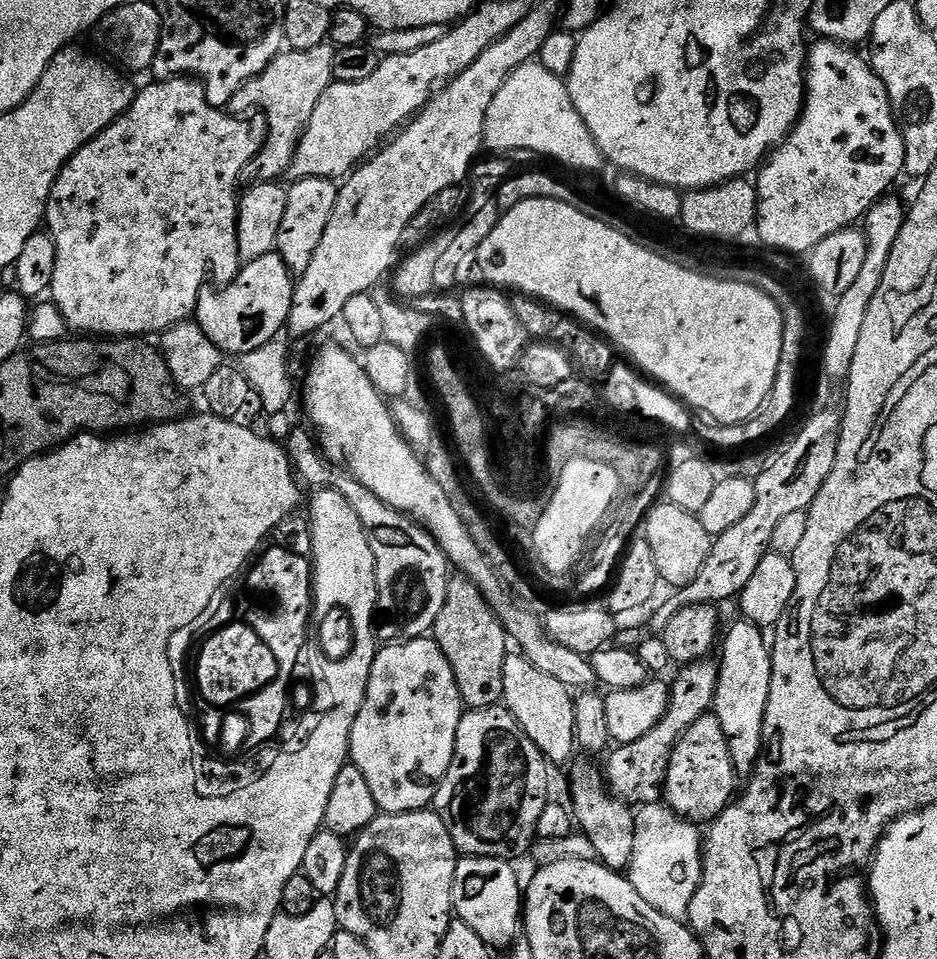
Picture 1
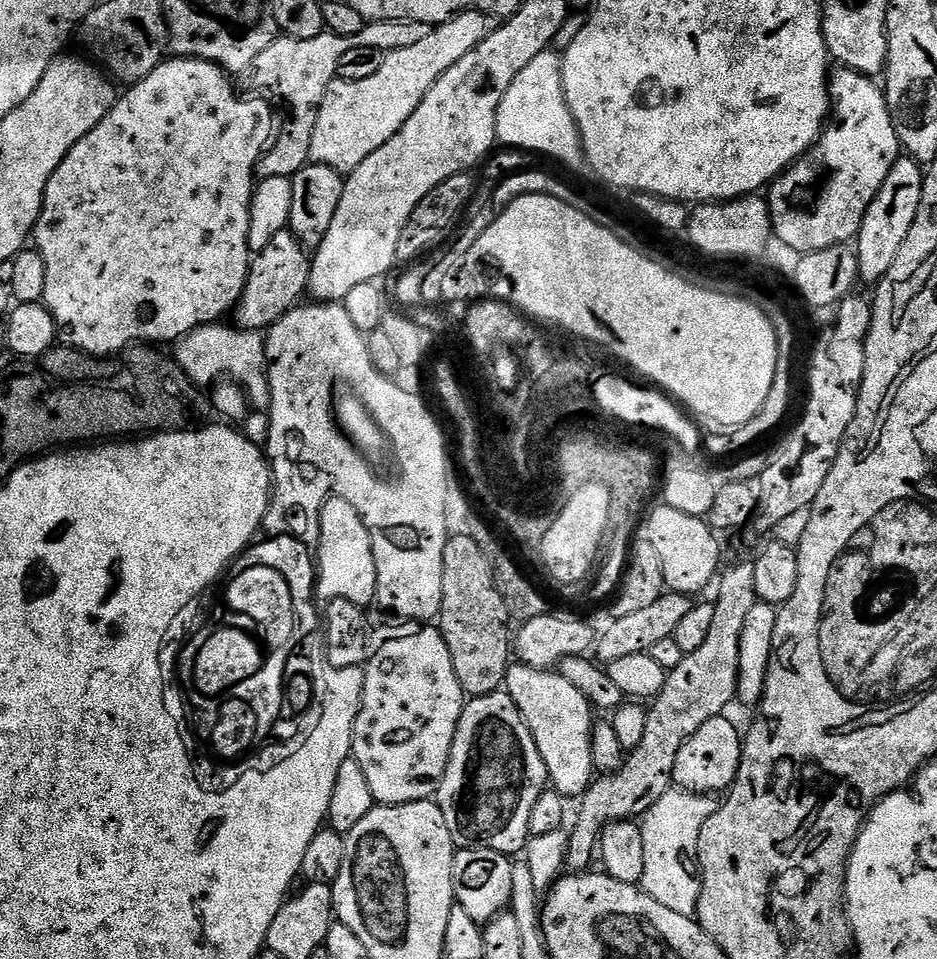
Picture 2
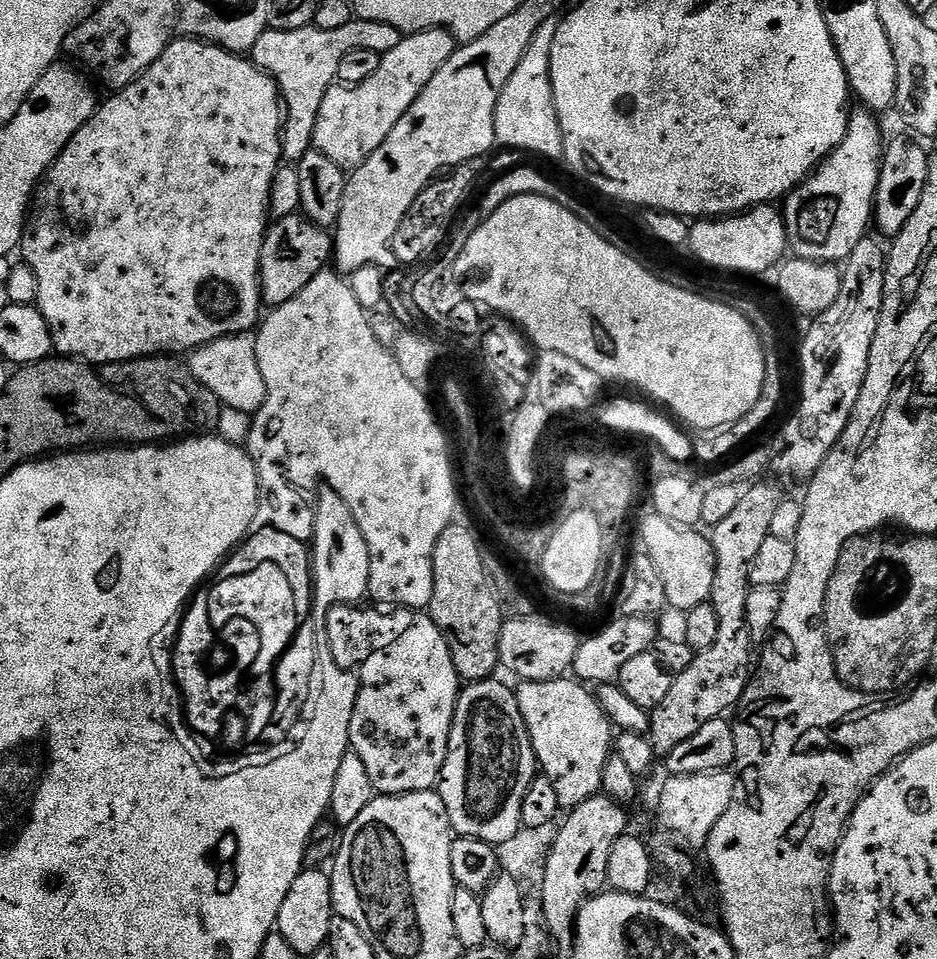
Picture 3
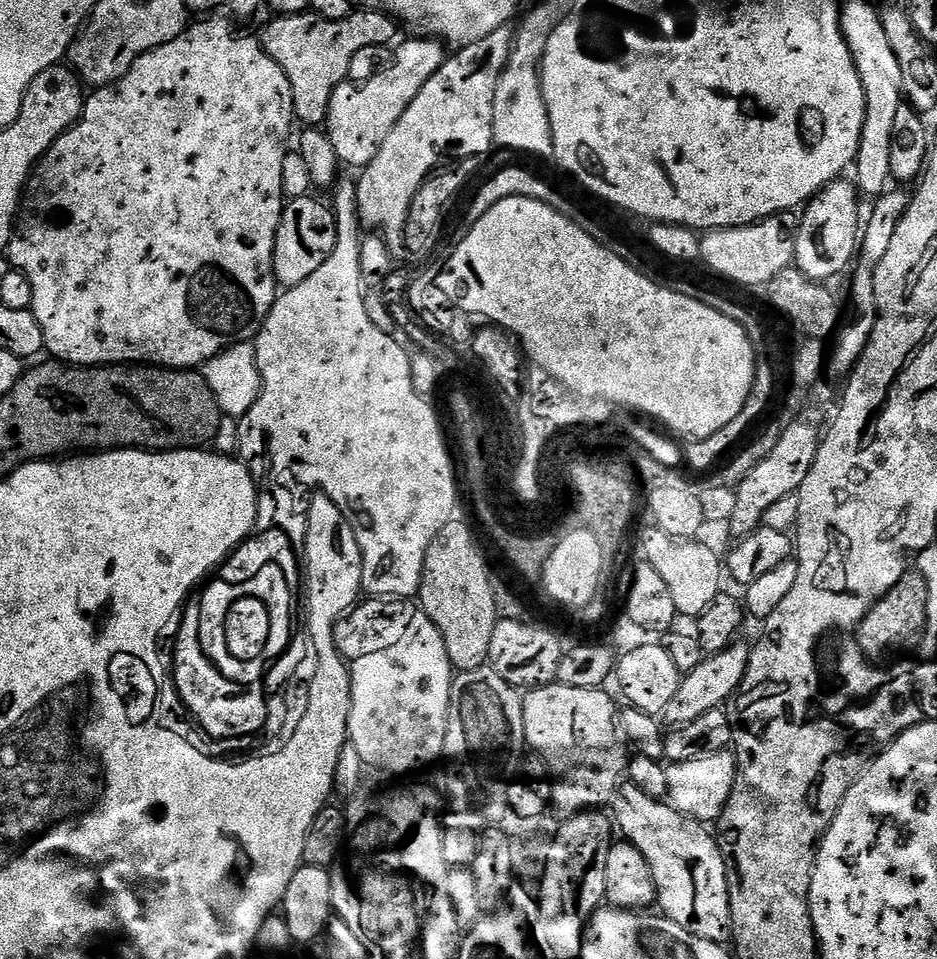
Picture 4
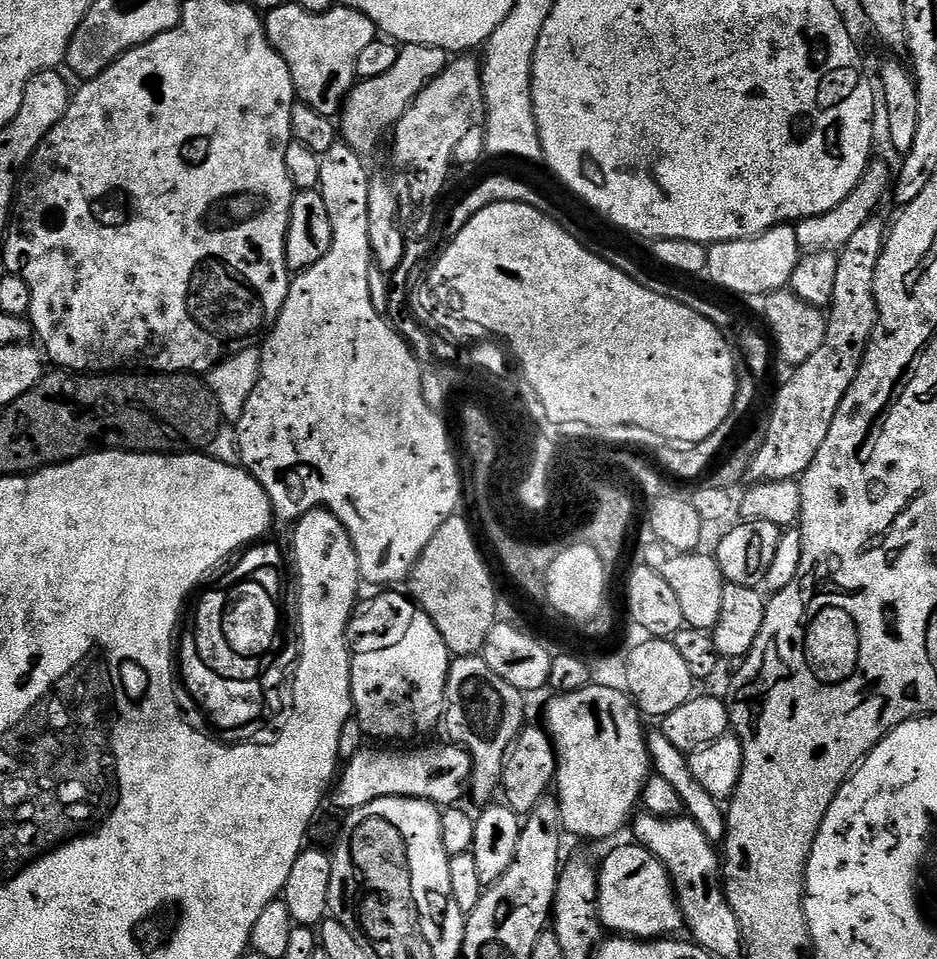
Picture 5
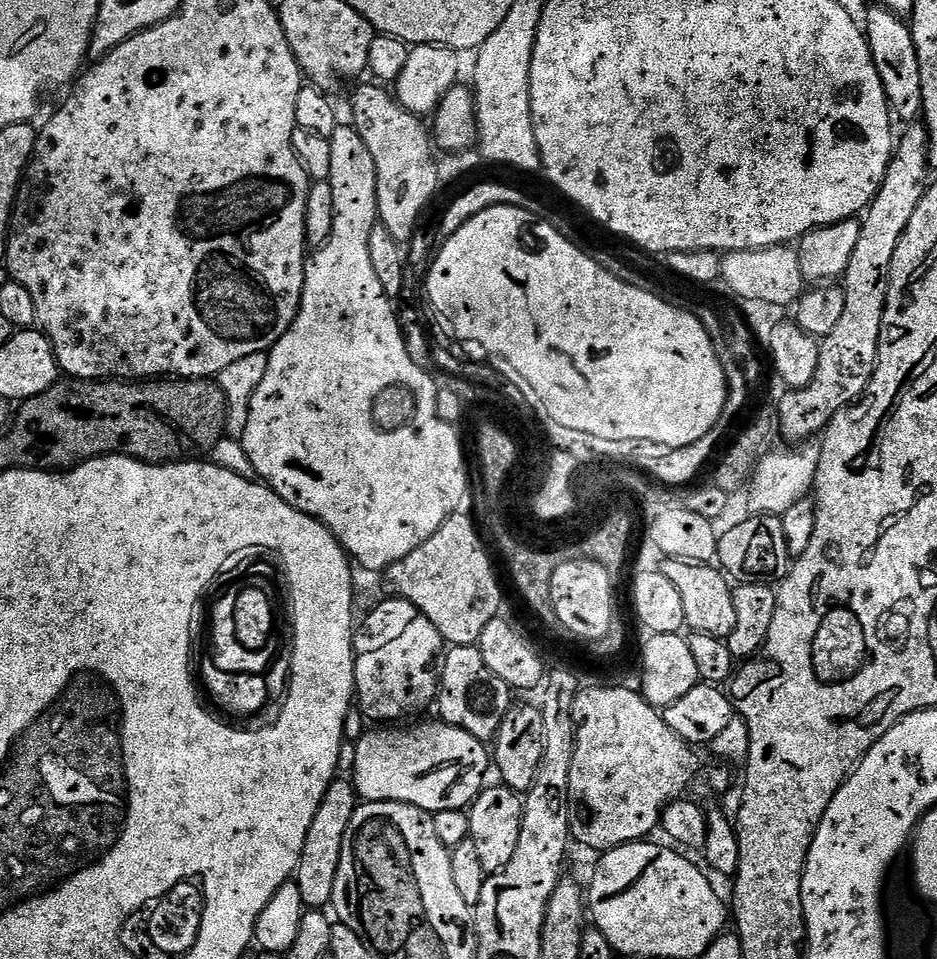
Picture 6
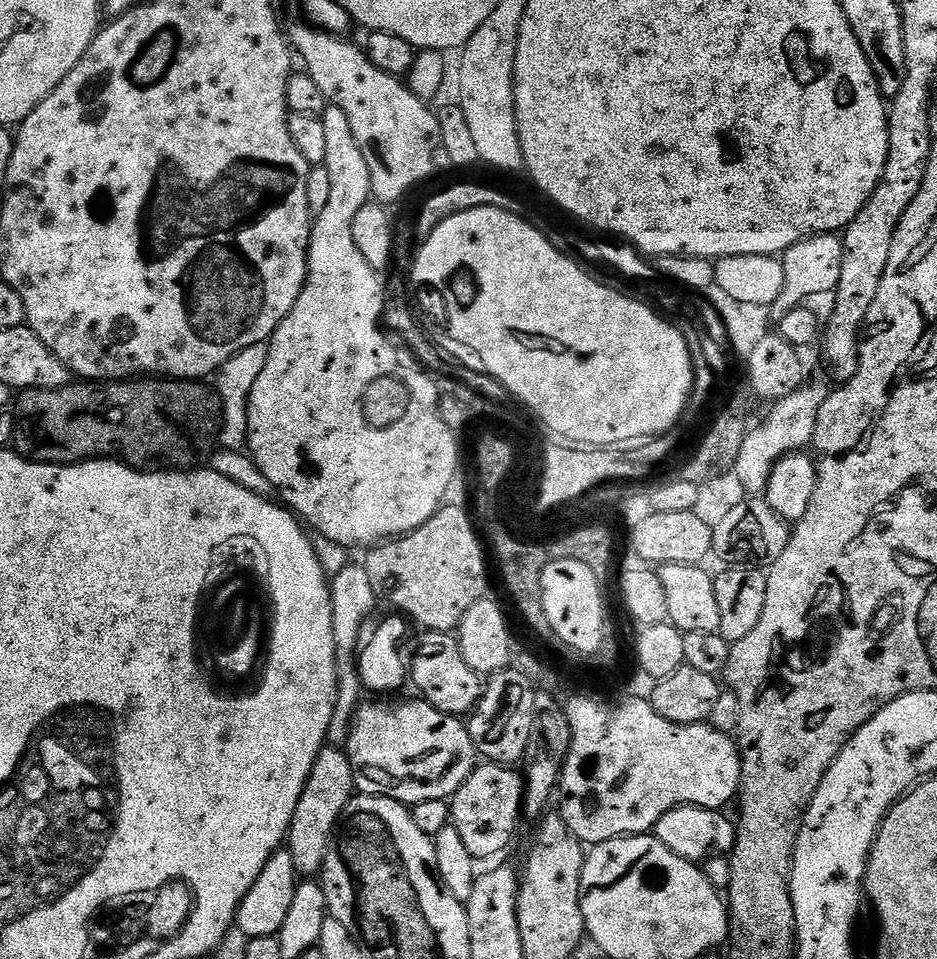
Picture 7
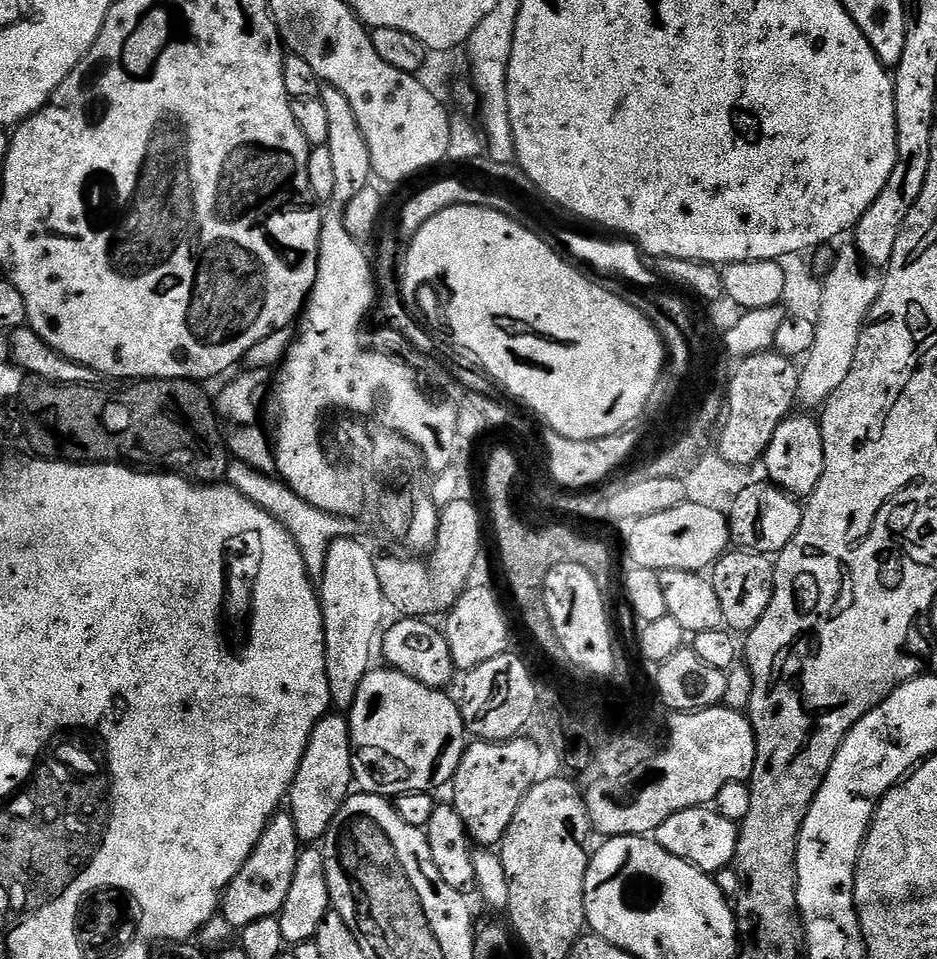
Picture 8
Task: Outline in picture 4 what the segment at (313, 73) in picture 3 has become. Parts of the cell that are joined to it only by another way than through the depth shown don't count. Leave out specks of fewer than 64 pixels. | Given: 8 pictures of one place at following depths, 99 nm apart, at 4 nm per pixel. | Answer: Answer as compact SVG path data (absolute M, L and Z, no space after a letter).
M354 10L338 22L322 20L315 14L276 16L264 28L262 43L266 54L282 66L282 74L290 78L294 98L293 117L304 126L320 126L328 119L328 103L332 91L345 83L350 70L350 58L366 46L391 45L398 25L384 12Z

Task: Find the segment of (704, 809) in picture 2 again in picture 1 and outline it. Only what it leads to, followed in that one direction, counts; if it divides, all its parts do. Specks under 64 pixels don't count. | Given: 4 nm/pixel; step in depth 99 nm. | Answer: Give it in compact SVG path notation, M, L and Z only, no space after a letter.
M663 802L643 805L635 818L634 854L626 869L628 881L654 910L684 920L704 872L702 832L693 821L685 820Z

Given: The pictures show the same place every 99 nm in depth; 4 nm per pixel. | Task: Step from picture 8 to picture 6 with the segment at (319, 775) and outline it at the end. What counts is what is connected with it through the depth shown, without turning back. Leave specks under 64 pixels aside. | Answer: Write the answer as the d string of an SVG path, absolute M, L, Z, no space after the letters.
M333 779L323 791L319 804L303 836L303 844L294 865L294 883L301 901L312 908L320 908L332 898L332 879L336 873L336 863L340 857L342 834L348 825L348 814L355 810L358 803L356 789L351 779Z

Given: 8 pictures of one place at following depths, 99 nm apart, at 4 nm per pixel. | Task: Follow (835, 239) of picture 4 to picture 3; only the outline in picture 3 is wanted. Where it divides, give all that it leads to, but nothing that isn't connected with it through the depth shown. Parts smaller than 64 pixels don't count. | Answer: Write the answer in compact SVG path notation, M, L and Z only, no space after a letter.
M859 111L849 115L848 129L840 145L782 201L788 248L796 251L793 253L801 260L843 262L854 246L869 235L886 136L880 133L880 124L876 121L879 119L873 113Z

